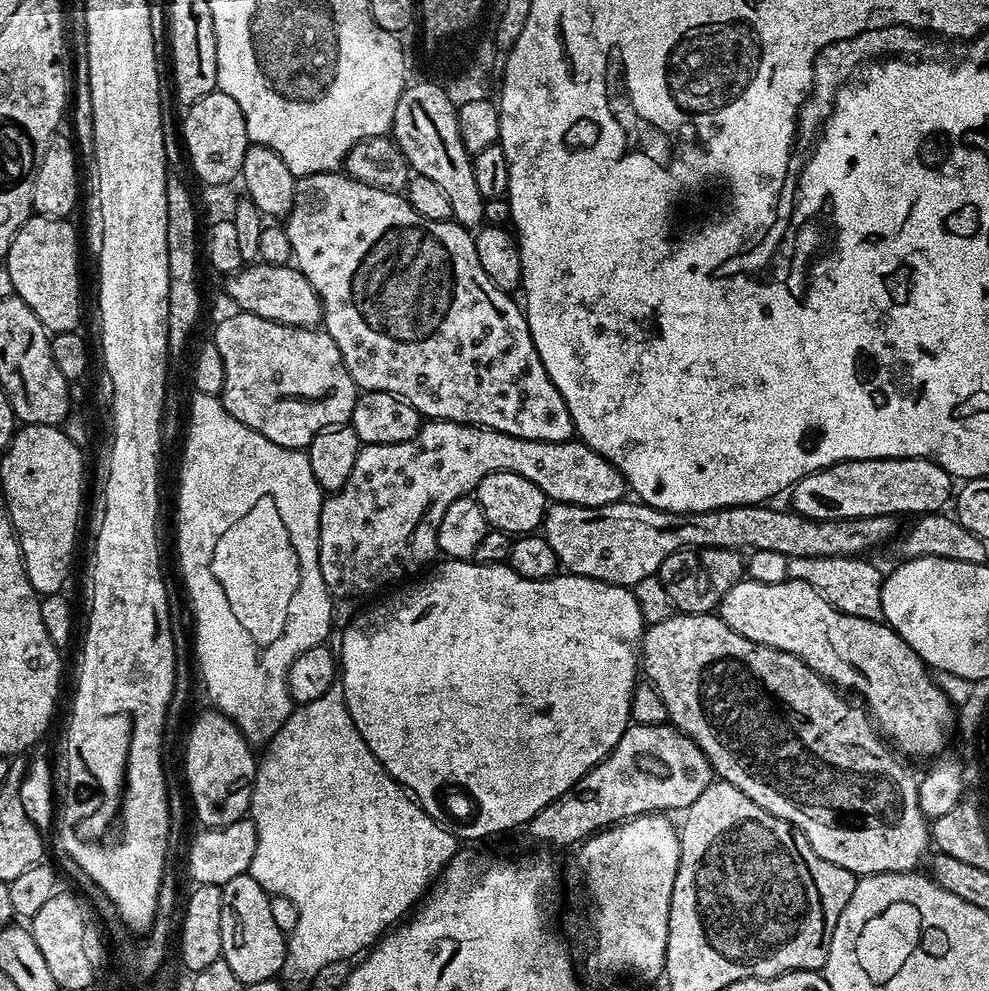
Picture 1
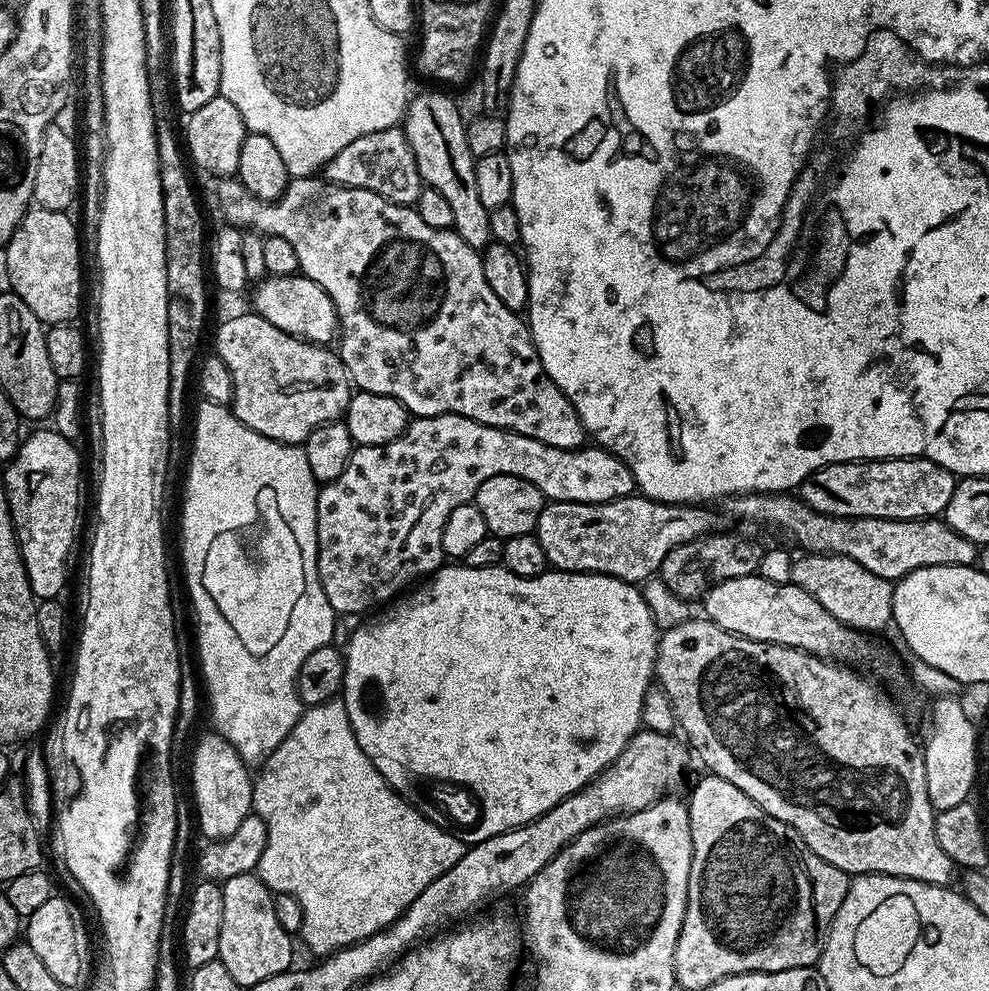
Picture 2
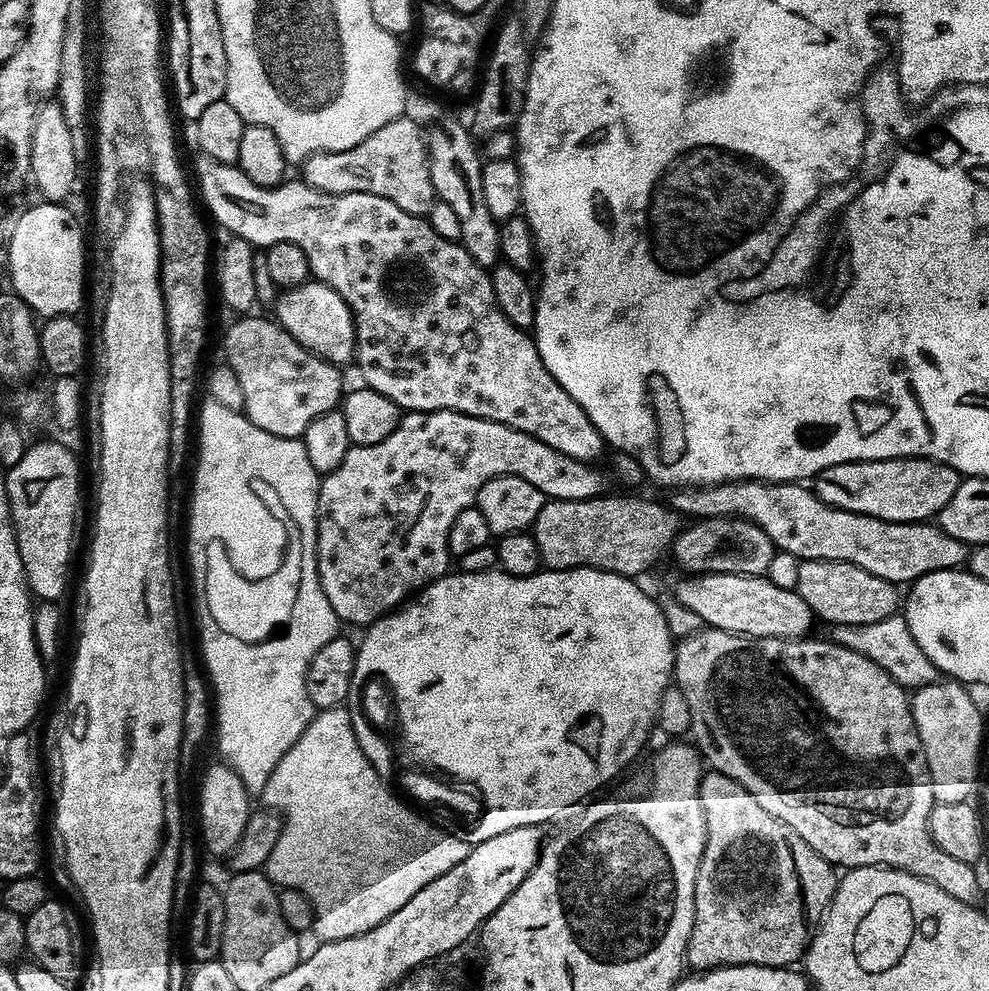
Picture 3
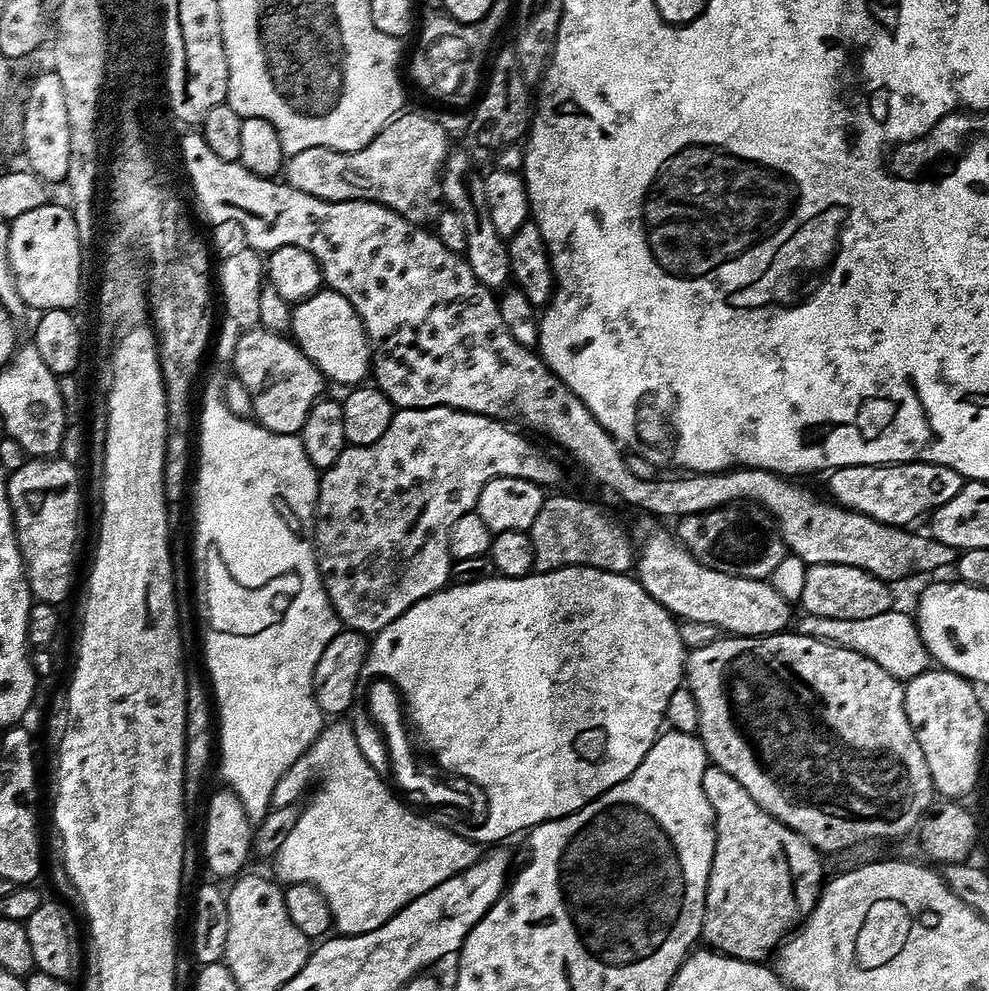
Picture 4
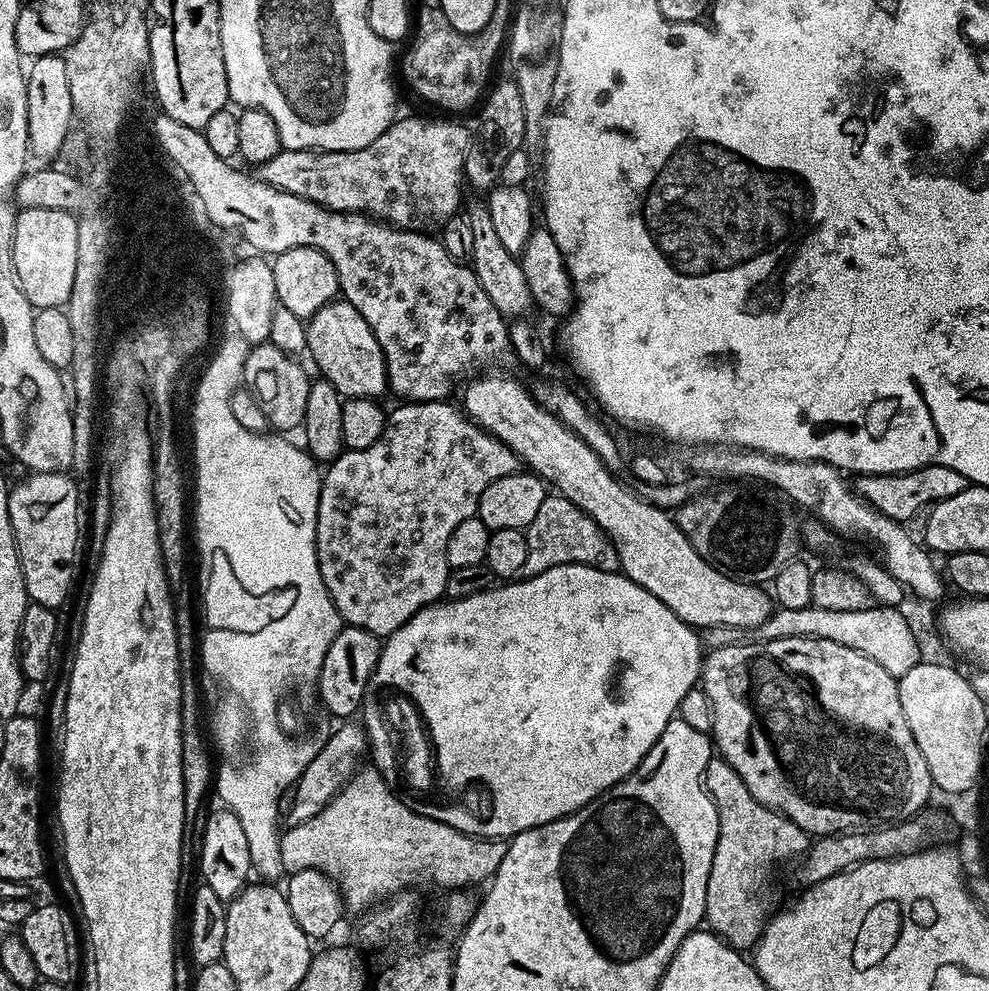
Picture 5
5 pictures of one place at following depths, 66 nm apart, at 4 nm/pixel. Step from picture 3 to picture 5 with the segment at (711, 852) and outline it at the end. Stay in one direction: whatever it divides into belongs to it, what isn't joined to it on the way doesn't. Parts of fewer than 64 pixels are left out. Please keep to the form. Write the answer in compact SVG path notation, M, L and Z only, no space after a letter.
M713 758L708 763L704 771L704 789L712 797L714 806L718 810L718 842L706 886L706 910L704 911L706 924L721 940L731 944L733 948L751 949L764 933L764 926L768 923L770 913L773 911L772 900L768 897L768 879L771 878L772 871L775 870L776 864L784 864L792 859L795 861L803 856L810 847L810 836L794 822L790 822L790 818L757 802L754 794L746 790L746 782L738 778L730 762Z

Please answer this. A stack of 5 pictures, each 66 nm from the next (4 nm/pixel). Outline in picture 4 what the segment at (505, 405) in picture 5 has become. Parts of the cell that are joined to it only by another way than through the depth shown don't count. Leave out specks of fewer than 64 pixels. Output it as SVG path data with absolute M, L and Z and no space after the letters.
M671 531L652 532L641 544L639 541L638 555L634 560L634 572L640 585L666 611L672 613L673 617L694 622L710 622L718 630L723 630L733 636L772 636L775 632L785 631L793 619L793 605L786 598L782 598L782 594L778 594L778 590L774 590L771 582L731 576L698 562L684 549L684 545L676 539Z

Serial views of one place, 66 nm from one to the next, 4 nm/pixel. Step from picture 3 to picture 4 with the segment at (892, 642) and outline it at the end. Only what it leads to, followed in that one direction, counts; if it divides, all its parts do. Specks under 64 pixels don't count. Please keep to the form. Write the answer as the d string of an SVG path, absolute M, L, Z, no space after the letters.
M891 610L884 614L871 615L870 618L826 618L816 617L812 615L801 615L801 620L797 619L794 624L795 631L802 636L813 636L819 640L828 640L832 644L842 646L846 650L854 650L858 654L862 654L866 658L870 658L874 662L878 662L878 666L882 666L882 670L886 670L886 674L890 674L896 680L907 682L913 680L918 674L929 671L930 665L933 663L928 648L922 642L920 631L916 629L915 619L911 615L908 616L904 612Z

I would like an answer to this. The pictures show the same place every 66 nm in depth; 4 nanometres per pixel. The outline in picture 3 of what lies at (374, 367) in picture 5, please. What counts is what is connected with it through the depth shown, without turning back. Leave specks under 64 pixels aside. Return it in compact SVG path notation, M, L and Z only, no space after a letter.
M309 278L304 283L281 291L274 305L275 319L302 347L337 366L356 355L356 321L346 302L329 284Z

